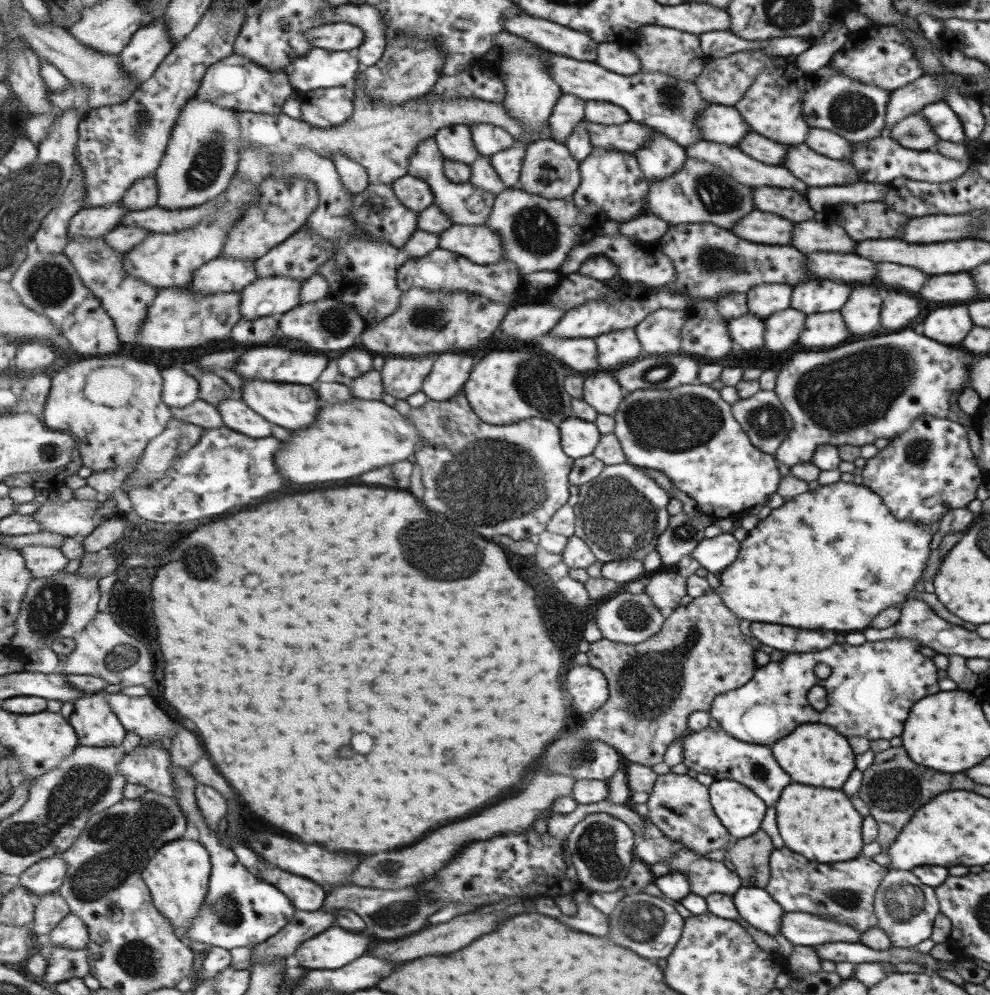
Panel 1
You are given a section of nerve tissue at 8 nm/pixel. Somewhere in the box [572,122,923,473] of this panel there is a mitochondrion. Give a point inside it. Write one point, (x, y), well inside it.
(688, 421)

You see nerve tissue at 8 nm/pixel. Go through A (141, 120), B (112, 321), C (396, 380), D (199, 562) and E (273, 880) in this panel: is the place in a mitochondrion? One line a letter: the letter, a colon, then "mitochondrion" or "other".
A: mitochondrion
B: other
C: other
D: mitochondrion
E: other

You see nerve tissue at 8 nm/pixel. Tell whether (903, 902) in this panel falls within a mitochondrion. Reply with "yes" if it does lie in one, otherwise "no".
yes

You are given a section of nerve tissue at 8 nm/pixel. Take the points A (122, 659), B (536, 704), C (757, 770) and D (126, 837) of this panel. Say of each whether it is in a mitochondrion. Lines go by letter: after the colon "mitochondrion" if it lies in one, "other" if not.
A: mitochondrion
B: other
C: mitochondrion
D: mitochondrion

